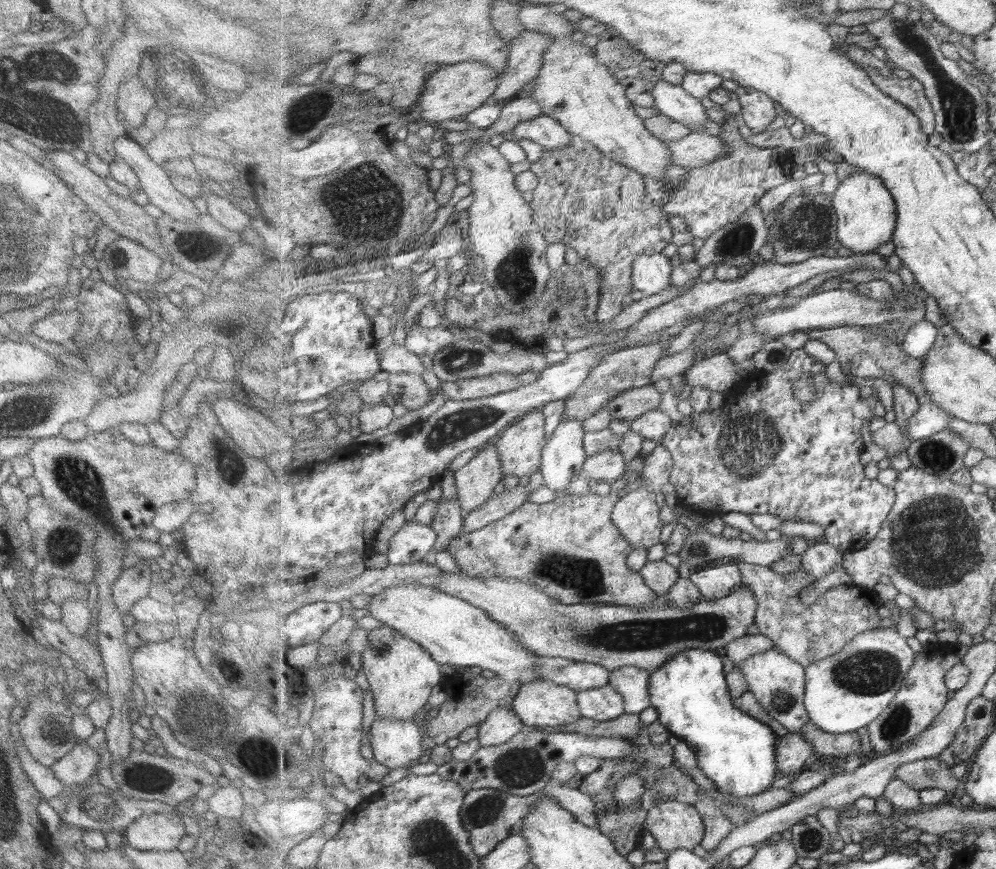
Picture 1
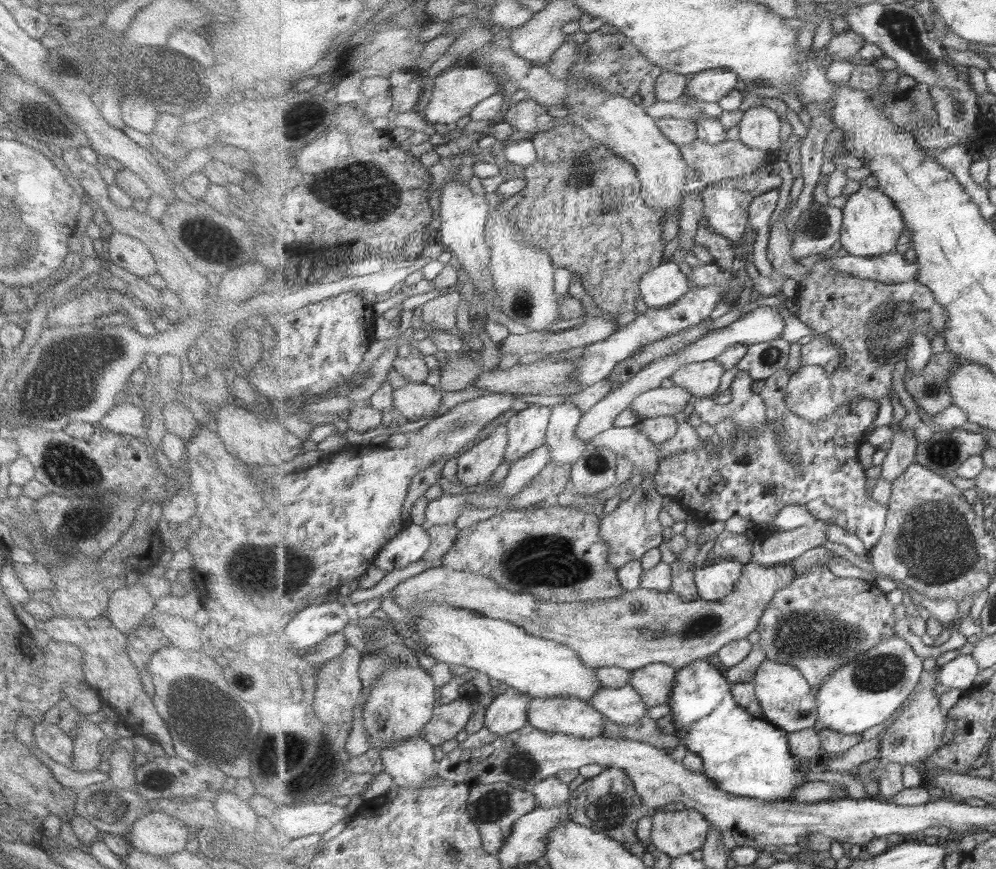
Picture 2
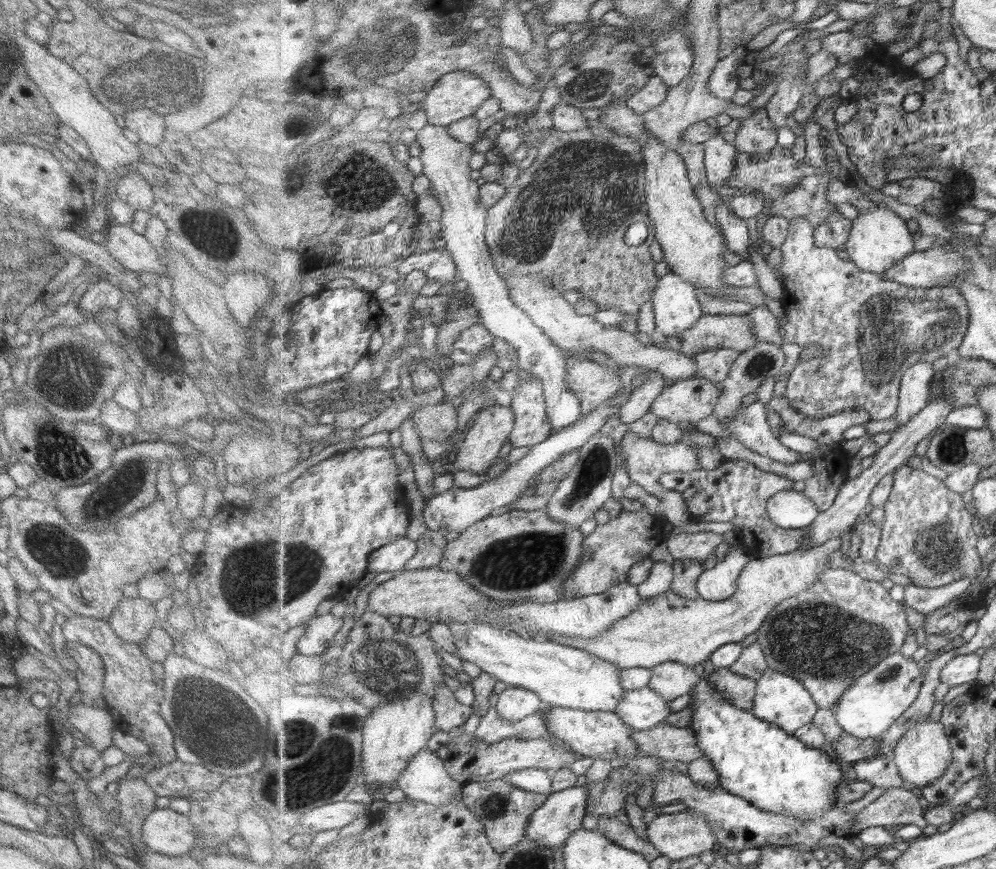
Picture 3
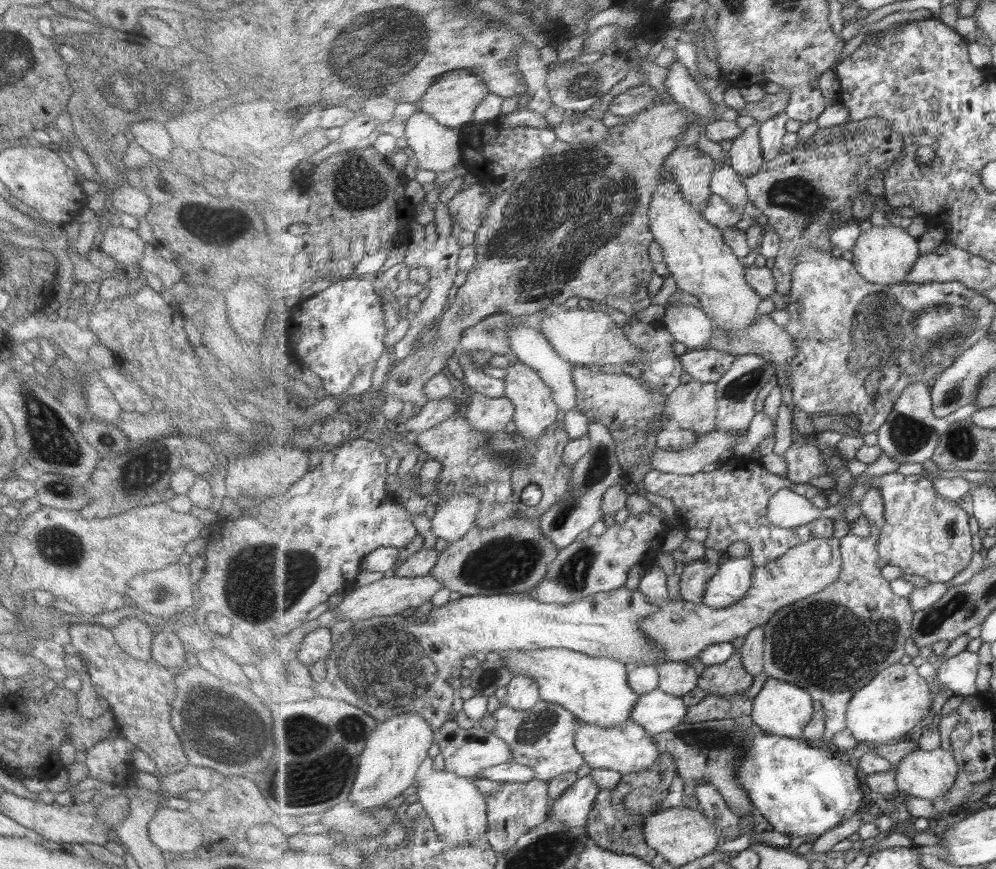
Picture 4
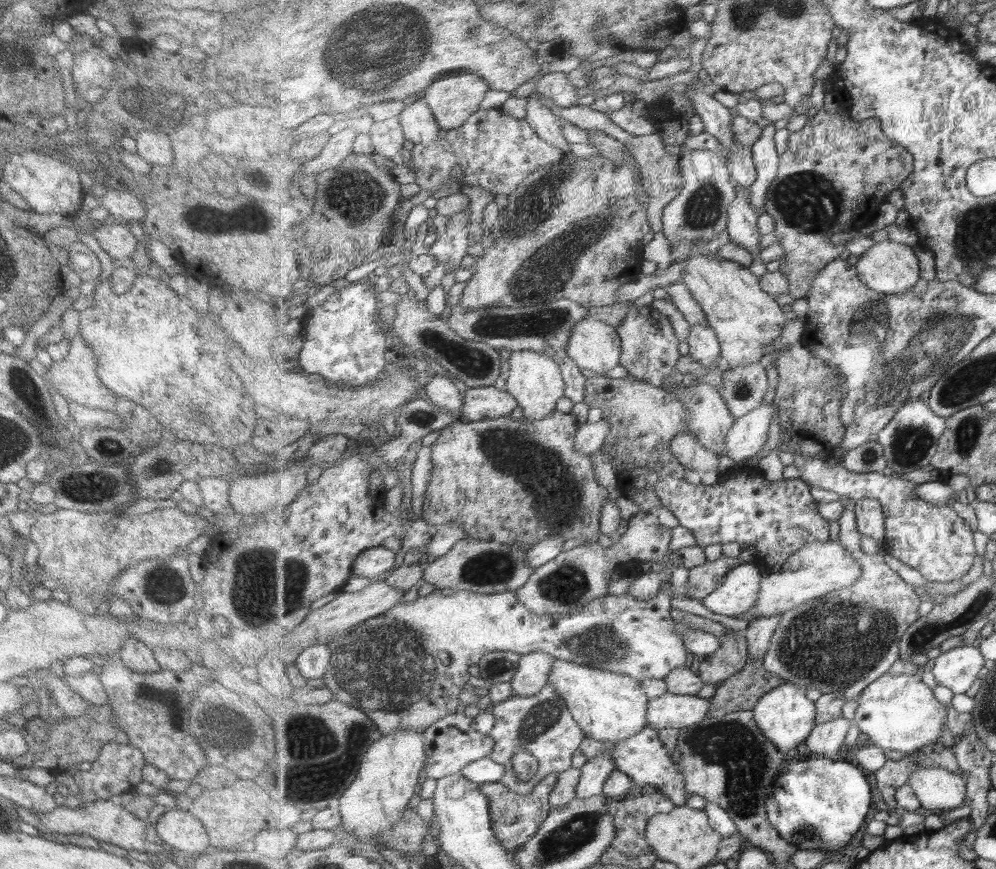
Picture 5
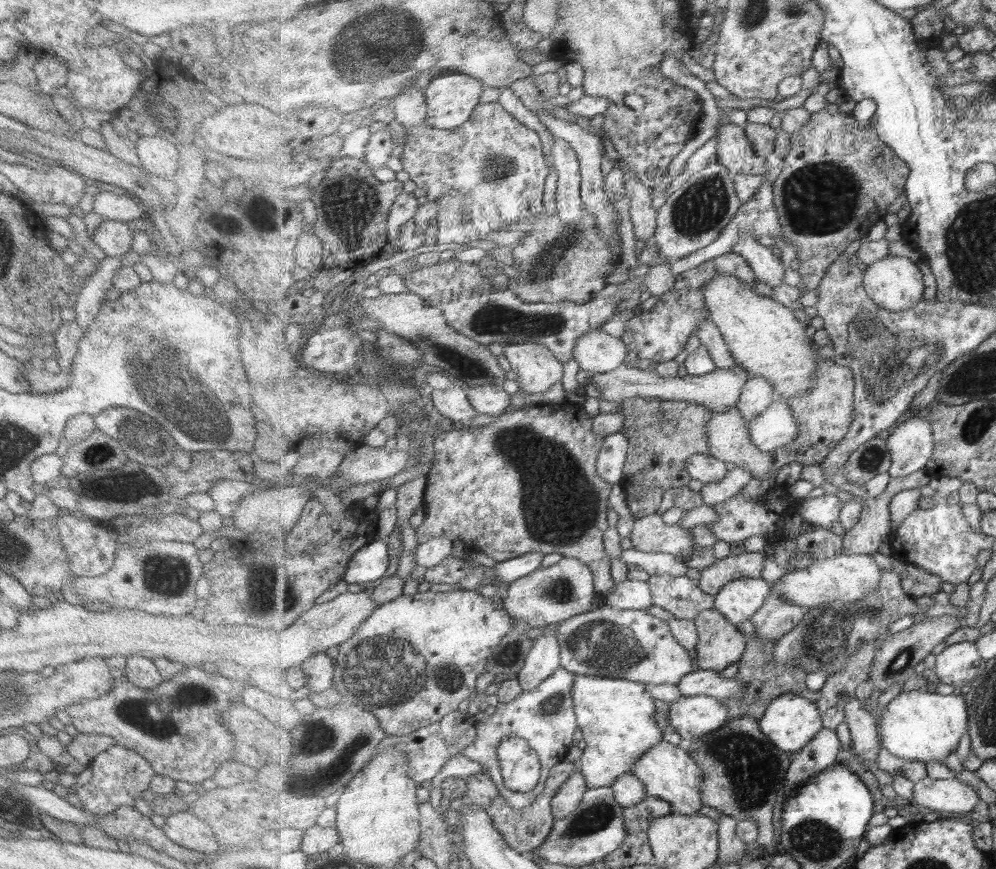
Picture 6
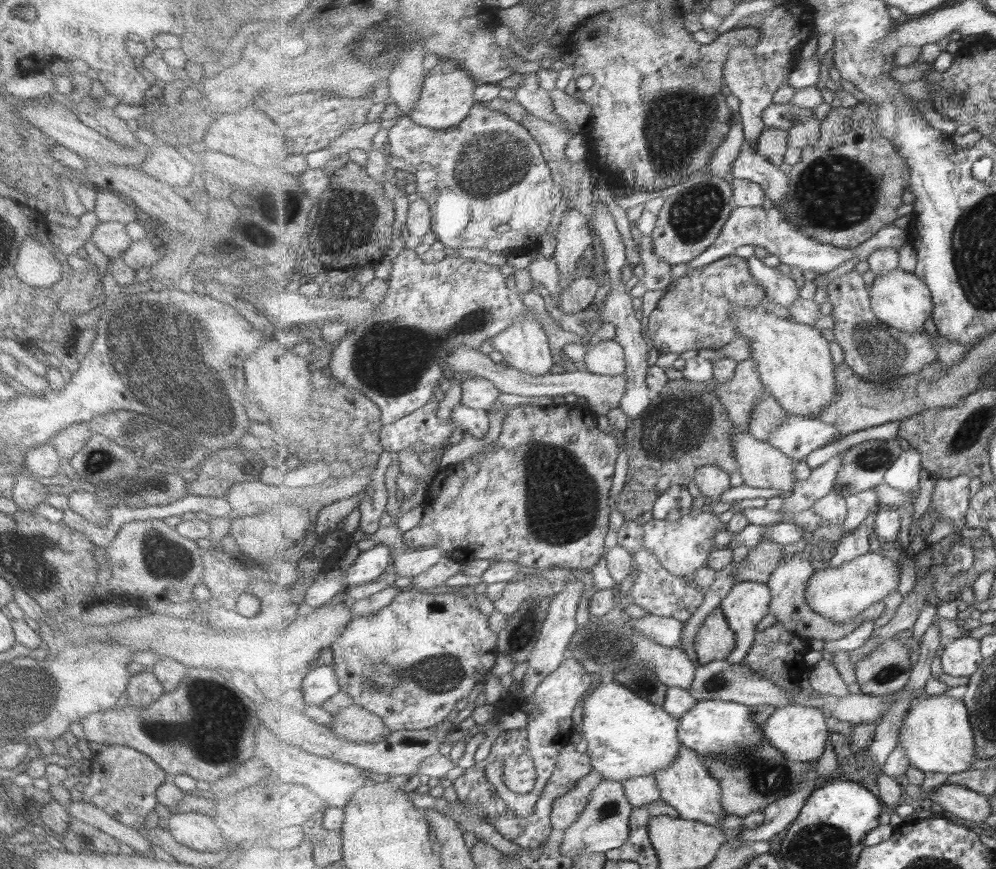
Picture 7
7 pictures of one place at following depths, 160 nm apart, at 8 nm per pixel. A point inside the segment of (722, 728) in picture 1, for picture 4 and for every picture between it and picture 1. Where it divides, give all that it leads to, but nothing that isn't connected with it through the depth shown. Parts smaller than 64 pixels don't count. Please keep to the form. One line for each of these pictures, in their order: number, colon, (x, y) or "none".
2: (748, 756)
3: (758, 761)
4: (800, 790)

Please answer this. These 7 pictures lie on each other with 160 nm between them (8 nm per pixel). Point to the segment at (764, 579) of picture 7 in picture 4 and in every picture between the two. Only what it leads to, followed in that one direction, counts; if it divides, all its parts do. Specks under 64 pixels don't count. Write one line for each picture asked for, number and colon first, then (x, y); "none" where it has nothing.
4: (693, 581)
5: (705, 579)
6: (746, 565)

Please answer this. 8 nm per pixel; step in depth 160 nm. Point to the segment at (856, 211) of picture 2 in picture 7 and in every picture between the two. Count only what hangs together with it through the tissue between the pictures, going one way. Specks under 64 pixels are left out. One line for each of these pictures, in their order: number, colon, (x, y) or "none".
3: (879, 239)
4: (884, 255)
5: (889, 268)
6: (896, 283)
7: (902, 300)

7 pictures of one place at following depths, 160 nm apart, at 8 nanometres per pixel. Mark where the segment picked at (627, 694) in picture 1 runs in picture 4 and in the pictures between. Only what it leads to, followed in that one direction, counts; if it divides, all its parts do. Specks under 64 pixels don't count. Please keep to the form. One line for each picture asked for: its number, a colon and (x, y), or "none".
2: (655, 682)
3: (672, 680)
4: (678, 678)

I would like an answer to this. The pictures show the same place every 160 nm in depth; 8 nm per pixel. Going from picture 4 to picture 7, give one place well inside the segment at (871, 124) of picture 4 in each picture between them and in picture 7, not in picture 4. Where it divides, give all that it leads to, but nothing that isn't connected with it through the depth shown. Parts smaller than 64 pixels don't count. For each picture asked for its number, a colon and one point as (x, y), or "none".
5: (836, 172)
6: (839, 179)
7: (845, 189)

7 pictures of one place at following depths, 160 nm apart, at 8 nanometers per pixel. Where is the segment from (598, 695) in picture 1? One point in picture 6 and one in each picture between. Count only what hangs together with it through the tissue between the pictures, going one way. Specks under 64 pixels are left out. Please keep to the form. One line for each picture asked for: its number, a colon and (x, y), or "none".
2: (625, 705)
3: (643, 709)
4: (659, 712)
5: (671, 710)
6: (692, 716)

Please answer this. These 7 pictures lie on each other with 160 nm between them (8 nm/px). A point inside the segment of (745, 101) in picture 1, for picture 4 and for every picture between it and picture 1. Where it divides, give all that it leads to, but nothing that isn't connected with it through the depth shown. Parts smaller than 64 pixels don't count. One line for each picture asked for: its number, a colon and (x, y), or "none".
2: (760, 128)
3: (757, 135)
4: (746, 155)

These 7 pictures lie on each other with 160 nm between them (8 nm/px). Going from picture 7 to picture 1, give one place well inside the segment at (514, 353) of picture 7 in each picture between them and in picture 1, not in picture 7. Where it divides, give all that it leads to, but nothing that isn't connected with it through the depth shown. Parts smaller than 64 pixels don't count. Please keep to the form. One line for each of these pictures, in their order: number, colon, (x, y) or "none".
1: (520, 446)
2: (528, 428)
3: (532, 426)
4: (536, 409)
5: (537, 382)
6: (538, 368)

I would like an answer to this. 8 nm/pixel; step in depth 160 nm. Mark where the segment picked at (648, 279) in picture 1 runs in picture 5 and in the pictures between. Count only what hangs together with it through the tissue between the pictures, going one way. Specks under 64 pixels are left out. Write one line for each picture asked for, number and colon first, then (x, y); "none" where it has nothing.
2: (666, 284)
3: (676, 306)
4: (692, 326)
5: (704, 343)

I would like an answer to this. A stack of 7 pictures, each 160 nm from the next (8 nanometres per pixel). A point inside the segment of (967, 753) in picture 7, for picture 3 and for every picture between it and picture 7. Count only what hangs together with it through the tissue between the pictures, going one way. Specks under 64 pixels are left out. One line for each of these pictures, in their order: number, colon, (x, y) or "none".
3: (869, 708)
4: (884, 712)
5: (898, 712)
6: (920, 725)

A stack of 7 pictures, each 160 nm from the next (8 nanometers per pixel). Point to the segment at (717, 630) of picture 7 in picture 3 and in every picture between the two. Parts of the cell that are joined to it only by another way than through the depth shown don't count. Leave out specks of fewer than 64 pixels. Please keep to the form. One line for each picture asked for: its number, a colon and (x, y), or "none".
3: (741, 691)
4: (730, 679)
5: (731, 658)
6: (721, 643)

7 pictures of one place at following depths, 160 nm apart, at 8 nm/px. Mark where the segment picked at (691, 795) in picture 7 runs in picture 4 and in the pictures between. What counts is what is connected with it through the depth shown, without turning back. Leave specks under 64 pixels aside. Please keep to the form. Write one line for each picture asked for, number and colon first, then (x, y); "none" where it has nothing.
4: (629, 747)
5: (643, 757)
6: (669, 771)

